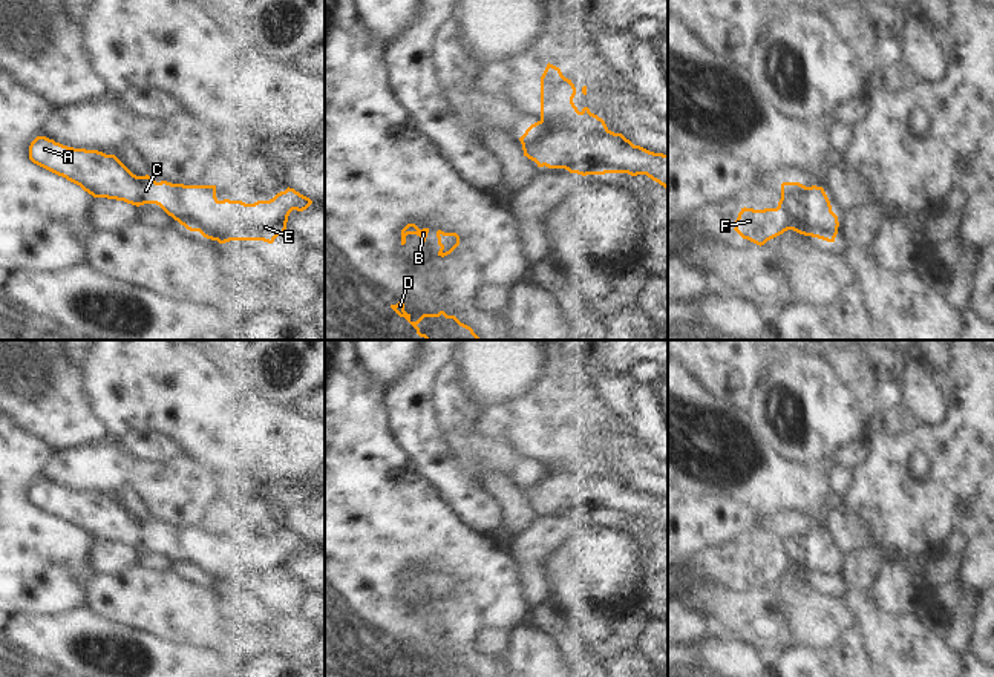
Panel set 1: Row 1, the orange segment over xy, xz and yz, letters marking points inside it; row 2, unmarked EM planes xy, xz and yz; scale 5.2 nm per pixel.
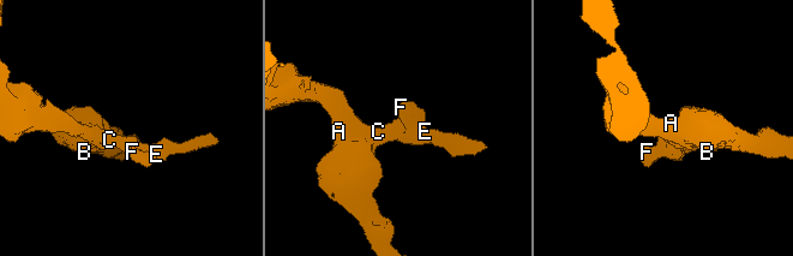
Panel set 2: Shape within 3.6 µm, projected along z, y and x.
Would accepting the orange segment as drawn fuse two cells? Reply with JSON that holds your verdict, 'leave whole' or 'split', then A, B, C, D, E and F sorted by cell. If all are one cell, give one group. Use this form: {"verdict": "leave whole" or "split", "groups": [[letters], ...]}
{"verdict": "leave whole", "groups": [["A", "B", "C", "D", "E", "F"]]}

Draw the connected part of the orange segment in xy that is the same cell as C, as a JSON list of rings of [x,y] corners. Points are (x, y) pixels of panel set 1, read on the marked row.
[[[37,136],[31,142],[29,159],[80,185],[93,198],[124,201],[136,207],[156,204],[187,230],[199,231],[219,244],[273,244],[285,234],[289,213],[303,211],[312,204],[289,187],[270,201],[254,204],[219,201],[216,185],[156,182],[149,175],[133,175],[115,155],[67,147],[46,136]]]

